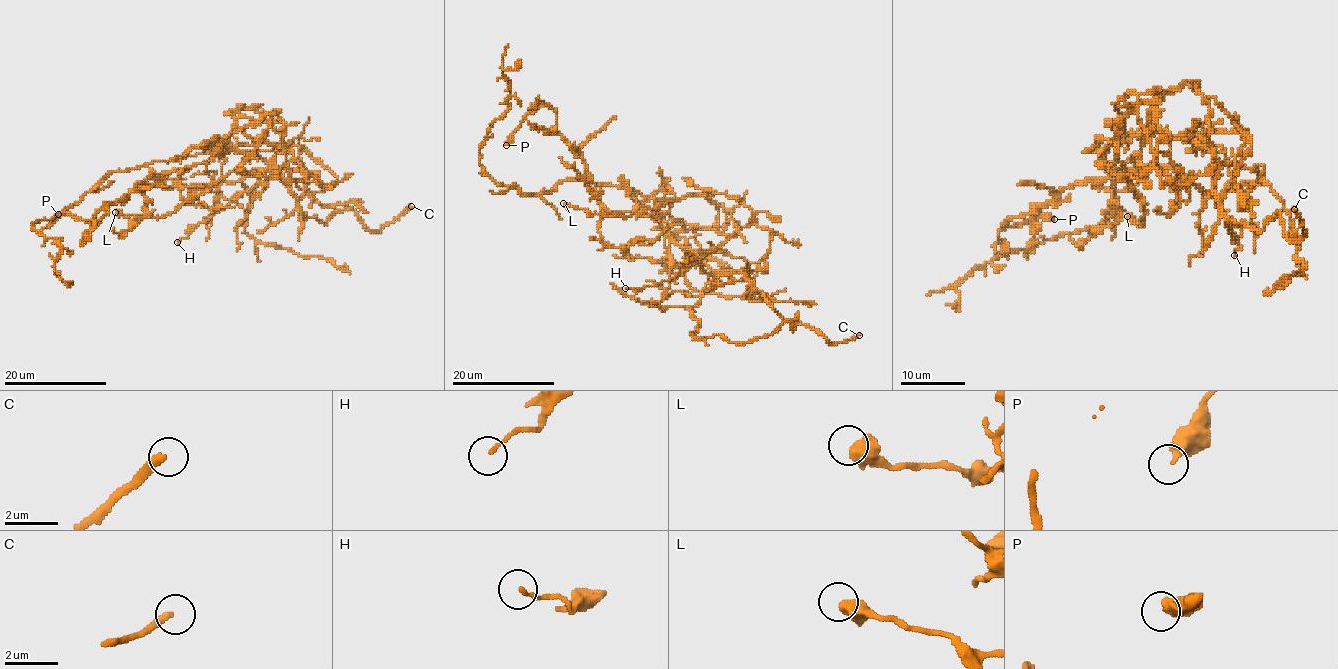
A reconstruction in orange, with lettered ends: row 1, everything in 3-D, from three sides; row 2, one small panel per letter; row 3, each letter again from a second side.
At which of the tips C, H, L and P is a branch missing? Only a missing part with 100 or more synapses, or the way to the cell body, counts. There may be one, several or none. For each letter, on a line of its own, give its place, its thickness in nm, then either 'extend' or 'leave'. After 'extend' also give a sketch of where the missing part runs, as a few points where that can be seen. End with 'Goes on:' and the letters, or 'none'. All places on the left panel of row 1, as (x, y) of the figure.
C: (411, 206) | 280 nm | extend | (411, 206), (429, 191), (437, 178)
H: (177, 242) | 140 nm | leave
L: (115, 212) | 600 nm | leave
P: (58, 214) | 400 nm | leave
Goes on: C

